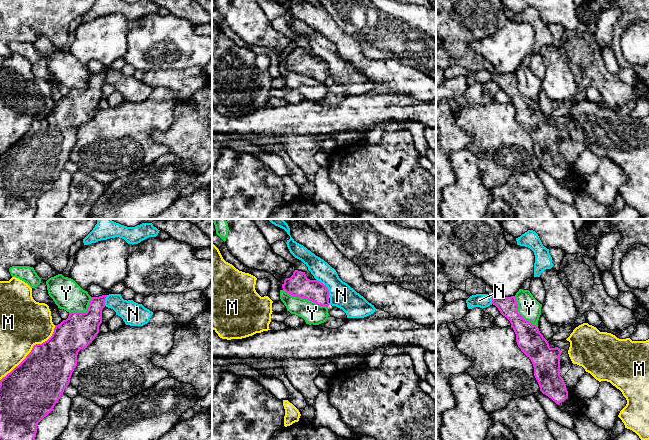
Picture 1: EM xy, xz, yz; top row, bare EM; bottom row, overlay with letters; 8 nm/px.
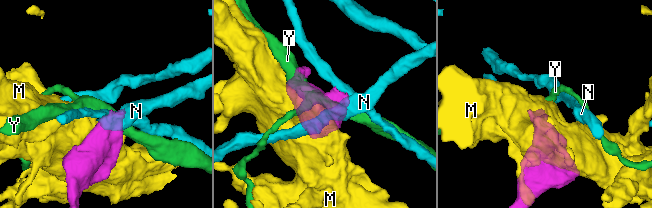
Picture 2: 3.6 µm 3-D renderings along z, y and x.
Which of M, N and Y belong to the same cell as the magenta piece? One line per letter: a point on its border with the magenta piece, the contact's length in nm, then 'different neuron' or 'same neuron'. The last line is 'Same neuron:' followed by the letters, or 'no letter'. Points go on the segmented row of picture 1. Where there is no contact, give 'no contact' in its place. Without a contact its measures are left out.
M: xy (31, 350) | 650 nm | different neuron
N: xz (326, 287) | 190 nm | different neuron
Y: xz (305, 298) | 400 nm | different neuron
Same neuron: no letter

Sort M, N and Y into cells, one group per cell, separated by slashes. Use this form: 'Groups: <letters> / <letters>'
Groups: M / N / Y

